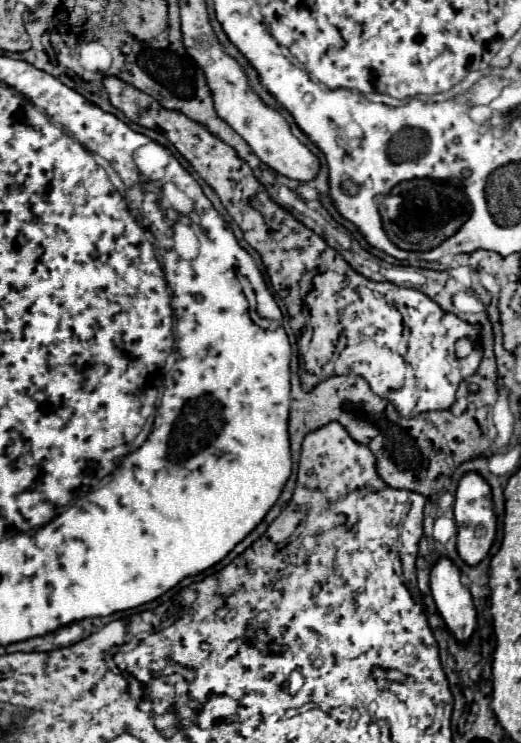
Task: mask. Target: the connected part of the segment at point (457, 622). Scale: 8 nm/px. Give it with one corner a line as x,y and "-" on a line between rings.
439,556
431,568
431,594
441,618
459,642
467,642
475,630
475,606
467,586
461,584
461,570
449,556

